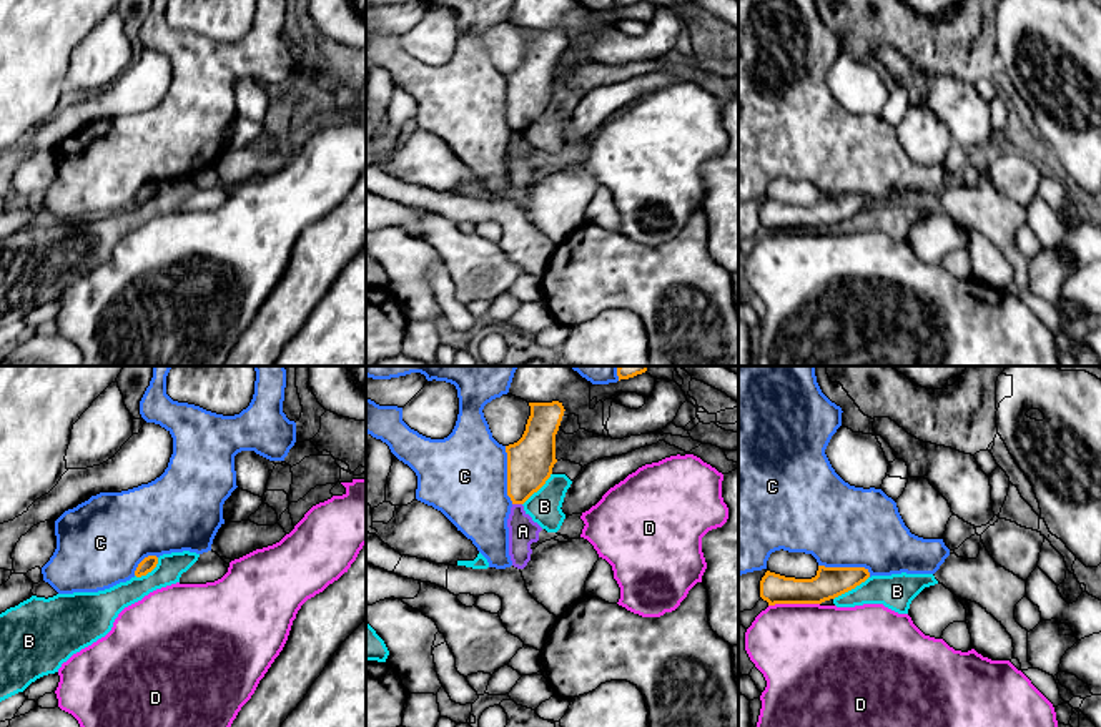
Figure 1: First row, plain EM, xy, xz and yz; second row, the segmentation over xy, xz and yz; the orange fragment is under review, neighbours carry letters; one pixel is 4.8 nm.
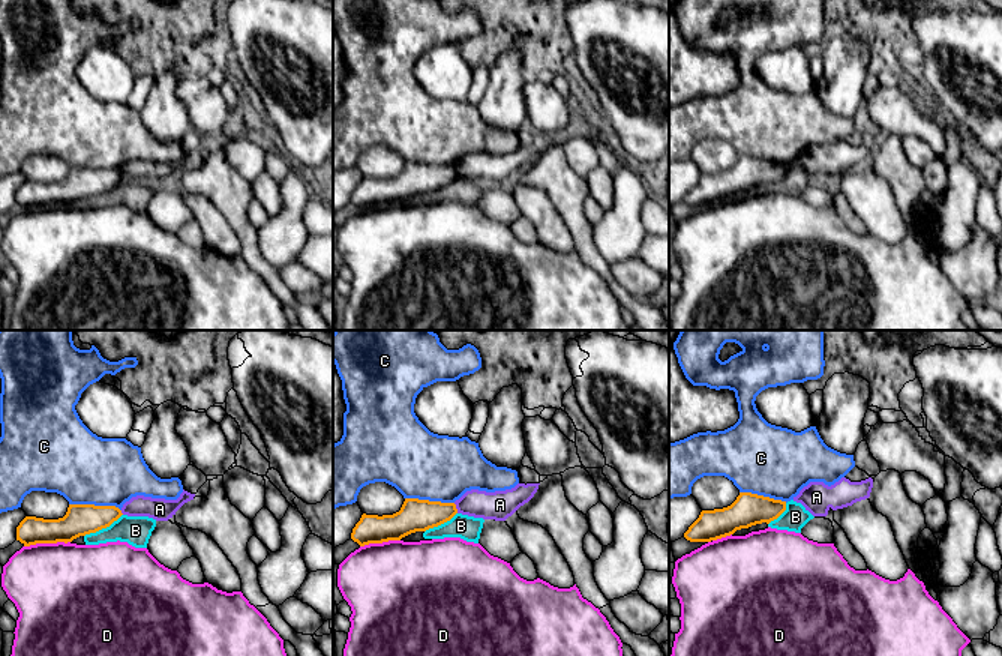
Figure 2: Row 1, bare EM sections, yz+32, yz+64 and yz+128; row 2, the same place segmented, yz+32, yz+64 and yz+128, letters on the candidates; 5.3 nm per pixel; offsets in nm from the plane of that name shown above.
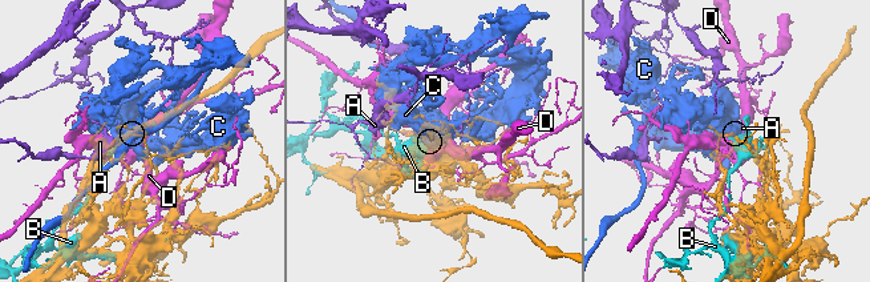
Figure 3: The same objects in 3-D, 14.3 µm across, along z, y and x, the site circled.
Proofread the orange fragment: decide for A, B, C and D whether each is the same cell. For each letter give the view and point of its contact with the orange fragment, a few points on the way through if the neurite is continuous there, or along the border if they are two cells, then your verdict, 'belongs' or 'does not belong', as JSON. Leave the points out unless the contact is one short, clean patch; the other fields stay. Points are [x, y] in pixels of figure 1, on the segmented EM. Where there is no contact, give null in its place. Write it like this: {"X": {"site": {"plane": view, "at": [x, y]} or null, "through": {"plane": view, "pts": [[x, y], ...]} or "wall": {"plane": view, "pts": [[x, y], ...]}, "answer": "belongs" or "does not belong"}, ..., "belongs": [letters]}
{"A": {"site": {"plane": "xz", "at": [518, 503]}, "wall": {"plane": "xz", "pts": [[513, 503], [521, 504]]}, "answer": "does not belong"}, "B": {"site": {"plane": "yz", "at": [850, 589]}, "answer": "does not belong"}, "C": {"site": {"plane": "xz", "at": [508, 474]}, "answer": "does not belong"}, "D": {"site": {"plane": "yz", "at": [794, 603]}, "answer": "does not belong"}, "belongs": []}

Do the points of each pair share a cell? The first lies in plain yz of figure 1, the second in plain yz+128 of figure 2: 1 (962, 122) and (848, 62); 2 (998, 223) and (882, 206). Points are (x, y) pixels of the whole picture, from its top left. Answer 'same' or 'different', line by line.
1: different
2: different

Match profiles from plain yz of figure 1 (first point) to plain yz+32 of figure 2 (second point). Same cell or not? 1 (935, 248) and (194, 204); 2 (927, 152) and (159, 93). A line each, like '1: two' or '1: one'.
1: two
2: one

